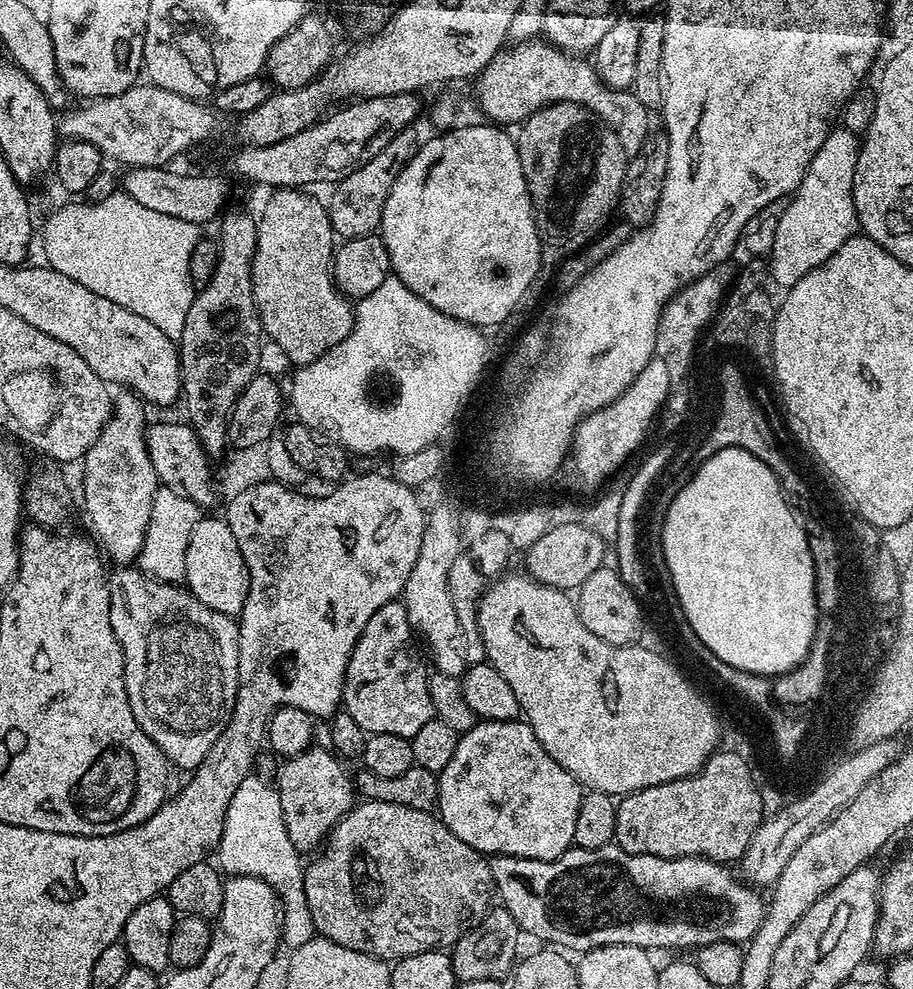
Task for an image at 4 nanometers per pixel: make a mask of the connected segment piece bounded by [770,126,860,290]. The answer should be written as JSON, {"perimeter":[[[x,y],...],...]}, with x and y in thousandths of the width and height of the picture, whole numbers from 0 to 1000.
{"perimeter":[[[917,127],[900,144],[883,176],[852,224],[843,256],[846,283],[862,293],[870,290],[887,273],[898,271],[932,239],[939,238],[940,223],[935,208],[935,172],[940,168],[942,142],[930,129]]]}

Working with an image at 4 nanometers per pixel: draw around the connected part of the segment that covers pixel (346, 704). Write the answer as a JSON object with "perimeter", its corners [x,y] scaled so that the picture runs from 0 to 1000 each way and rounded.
{"perimeter":[[[429,607],[423,613],[418,613],[410,621],[410,625],[405,625],[405,629],[401,629],[401,637],[396,637],[396,641],[392,645],[392,649],[388,653],[388,657],[383,661],[383,669],[379,673],[379,681],[377,683],[377,707],[375,709],[376,719],[383,722],[383,726],[388,726],[388,730],[392,730],[392,734],[396,734],[400,742],[432,742],[446,746],[450,746],[453,742],[458,742],[458,738],[462,738],[462,734],[467,734],[467,730],[471,730],[478,724],[475,711],[472,710],[471,698],[469,697],[470,676],[464,676],[464,671],[460,668],[460,663],[456,660],[456,655],[451,652],[453,646],[453,638],[449,629],[446,627],[446,618],[438,607]]]}

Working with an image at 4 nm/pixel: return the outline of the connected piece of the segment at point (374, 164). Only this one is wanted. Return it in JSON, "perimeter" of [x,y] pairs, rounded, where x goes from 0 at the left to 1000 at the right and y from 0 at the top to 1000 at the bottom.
{"perimeter":[[[455,128],[442,129],[410,160],[402,162],[392,172],[386,173],[379,181],[367,187],[366,196],[361,204],[359,203],[358,211],[363,220],[364,234],[371,242],[409,238],[415,232],[423,200],[426,199],[436,176],[460,151],[462,140],[456,132]]]}

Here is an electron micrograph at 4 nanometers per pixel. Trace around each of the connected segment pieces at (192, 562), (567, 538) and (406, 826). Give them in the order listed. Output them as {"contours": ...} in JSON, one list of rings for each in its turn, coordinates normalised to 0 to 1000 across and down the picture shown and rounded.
{"contours":[[[[221,522],[214,530],[205,549],[202,583],[205,596],[223,613],[255,625],[263,621],[273,600],[273,578],[246,525]]],[[[617,528],[609,530],[602,536],[602,540],[597,540],[590,544],[583,552],[577,554],[576,563],[578,563],[577,581],[588,586],[590,590],[597,590],[604,595],[617,595],[619,597],[633,597],[642,588],[642,584],[646,584],[646,580],[651,580],[651,576],[655,576],[662,569],[664,559],[664,548],[653,539],[643,529],[623,530]]],[[[395,808],[387,812],[384,819],[368,832],[353,856],[338,870],[342,871],[336,871],[333,880],[333,903],[335,916],[340,916],[340,928],[347,943],[361,952],[370,952],[370,957],[379,957],[379,961],[392,961],[396,965],[413,967],[422,973],[442,971],[447,967],[463,963],[494,960],[509,942],[530,931],[541,914],[541,895],[531,862],[510,855],[510,851],[506,851],[502,843],[494,841],[483,831],[481,824],[467,819],[449,819],[449,815],[436,815],[432,811]]]]}

